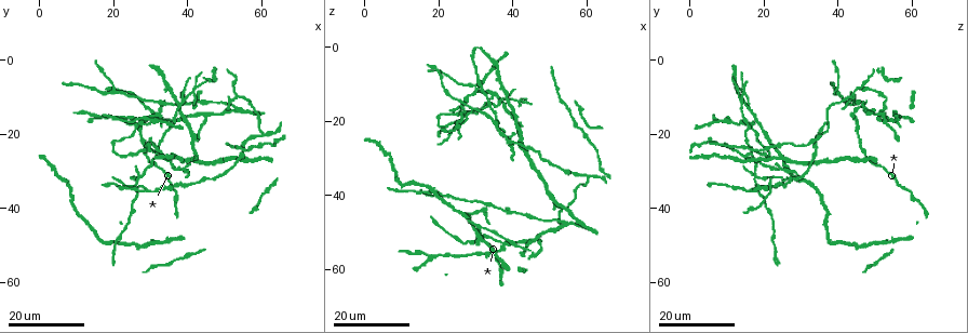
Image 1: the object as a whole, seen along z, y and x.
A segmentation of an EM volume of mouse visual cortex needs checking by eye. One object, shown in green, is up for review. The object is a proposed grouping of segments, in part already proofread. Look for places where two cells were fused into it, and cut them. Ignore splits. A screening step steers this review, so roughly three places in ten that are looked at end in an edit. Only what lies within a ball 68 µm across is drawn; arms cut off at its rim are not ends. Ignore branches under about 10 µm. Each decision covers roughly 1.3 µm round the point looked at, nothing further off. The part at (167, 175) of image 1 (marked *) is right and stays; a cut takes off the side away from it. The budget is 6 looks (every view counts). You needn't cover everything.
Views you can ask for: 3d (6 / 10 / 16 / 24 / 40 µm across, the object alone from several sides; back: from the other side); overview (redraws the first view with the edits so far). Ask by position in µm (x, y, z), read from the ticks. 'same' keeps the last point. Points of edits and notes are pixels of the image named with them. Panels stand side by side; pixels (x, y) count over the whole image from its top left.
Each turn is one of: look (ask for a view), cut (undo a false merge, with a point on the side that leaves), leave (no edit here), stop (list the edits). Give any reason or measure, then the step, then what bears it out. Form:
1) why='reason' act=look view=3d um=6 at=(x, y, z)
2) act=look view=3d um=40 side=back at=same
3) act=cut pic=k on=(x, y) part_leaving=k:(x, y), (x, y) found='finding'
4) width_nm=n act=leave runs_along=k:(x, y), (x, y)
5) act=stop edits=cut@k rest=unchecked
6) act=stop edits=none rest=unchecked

why='small branch off a trunk' act=look view=3d um=24 at=(38.0, 16.5, 53.5)

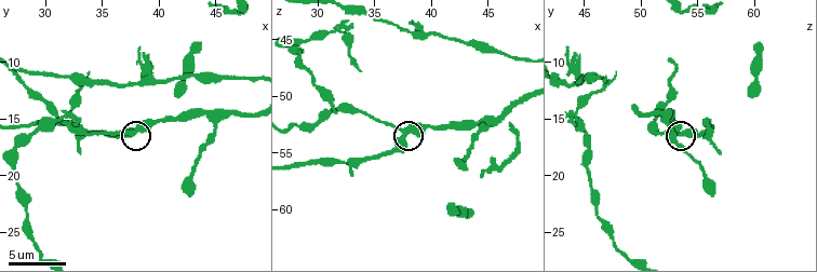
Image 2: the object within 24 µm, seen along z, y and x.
why='zoom in' act=look view=3d um=10 at=(37.4, 16.4, 53.0)

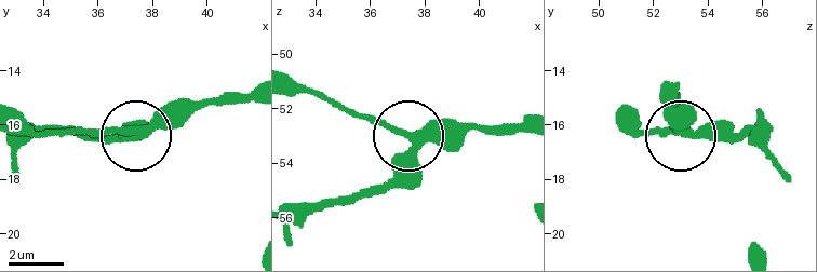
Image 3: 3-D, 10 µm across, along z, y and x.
side_arm_um=27 act=leave runs_along=3:(526, 120), (428, 125), (400, 134), (351, 116), (326, 93) found='one cell here'

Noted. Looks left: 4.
act=look view=3d um=24 at=(59.5, 23.0, 24.0)

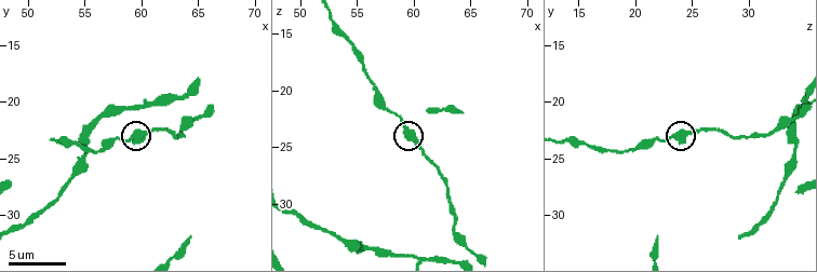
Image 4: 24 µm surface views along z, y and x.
act=look view=3d um=6 at=(59.6, 23.4, 24.0)

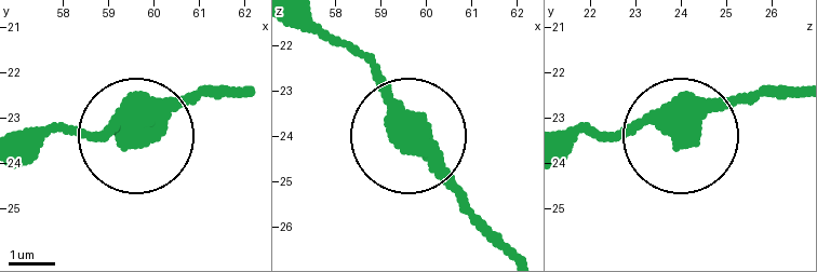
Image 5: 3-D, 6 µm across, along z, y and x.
act=look view=3d um=6 side=back at=(59.80, 23.50, 24.20)

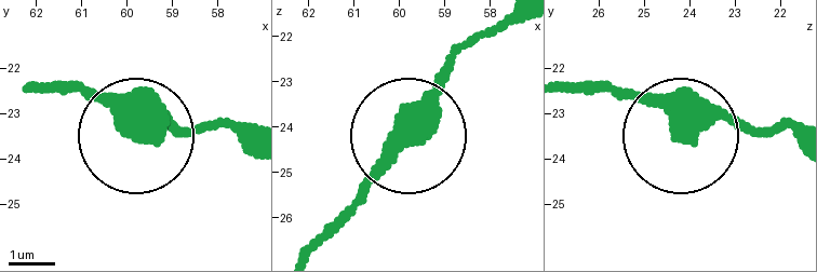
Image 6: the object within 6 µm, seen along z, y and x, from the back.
width_nm=430 act=leave found='one cell here'

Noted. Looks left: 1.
act=stop edits=none rest=unchecked

